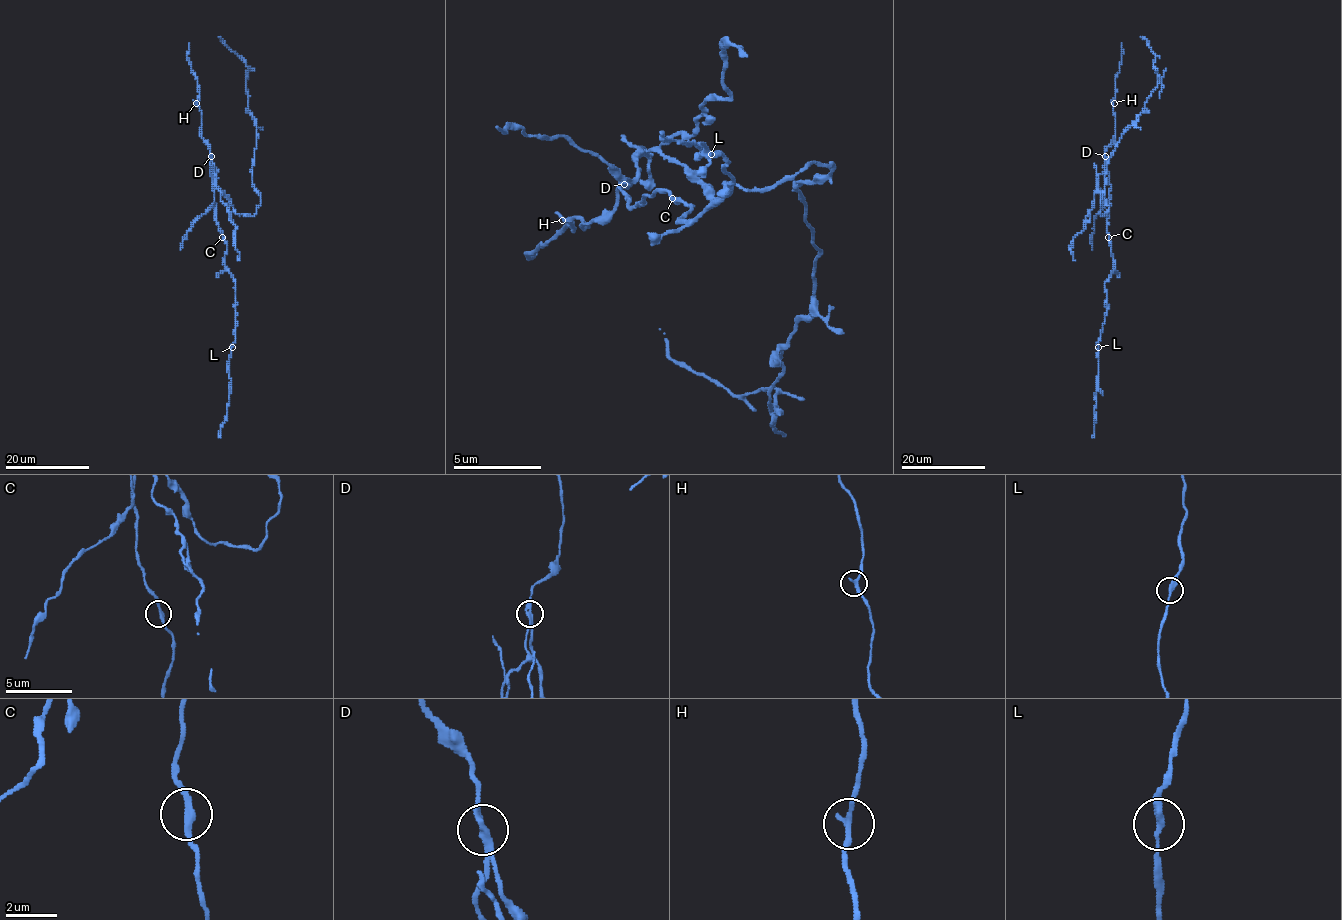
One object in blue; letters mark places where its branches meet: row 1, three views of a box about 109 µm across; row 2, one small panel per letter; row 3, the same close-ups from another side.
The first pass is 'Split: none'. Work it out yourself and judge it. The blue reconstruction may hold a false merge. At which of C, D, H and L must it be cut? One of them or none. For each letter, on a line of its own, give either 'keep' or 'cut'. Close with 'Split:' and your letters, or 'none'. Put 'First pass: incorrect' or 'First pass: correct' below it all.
C: keep
D: cut
H: keep
L: keep
Split: D
First pass: incorrect

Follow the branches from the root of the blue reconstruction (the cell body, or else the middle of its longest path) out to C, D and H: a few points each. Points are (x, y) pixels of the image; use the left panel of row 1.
C: (216, 169), (213, 165), (209, 168), (215, 192), (215, 219), (222, 237)
D: (216, 169), (210, 156)
H: (216, 169), (209, 145), (201, 135), (202, 114), (196, 103)

